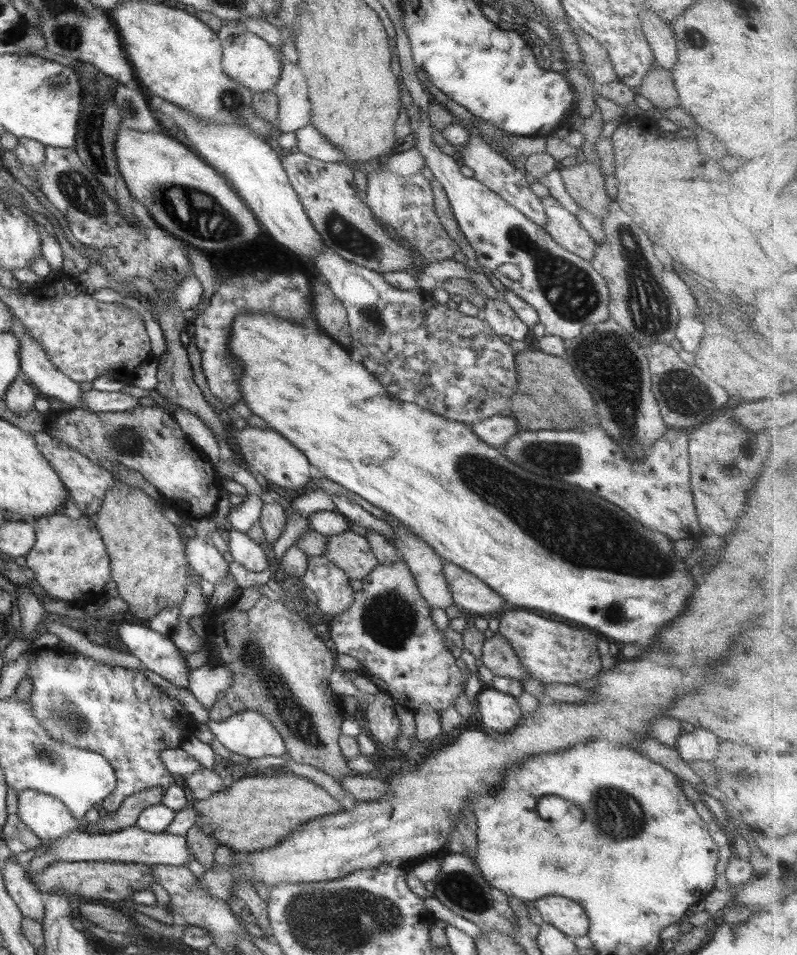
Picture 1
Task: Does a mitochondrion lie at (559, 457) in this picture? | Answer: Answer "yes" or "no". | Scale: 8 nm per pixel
yes

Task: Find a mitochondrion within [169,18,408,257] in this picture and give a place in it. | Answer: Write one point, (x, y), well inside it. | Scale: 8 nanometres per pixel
(232, 101)

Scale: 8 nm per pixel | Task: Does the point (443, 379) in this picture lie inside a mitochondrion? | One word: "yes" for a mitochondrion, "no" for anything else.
no

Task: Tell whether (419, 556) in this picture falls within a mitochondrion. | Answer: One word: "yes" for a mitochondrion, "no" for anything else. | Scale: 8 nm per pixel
no

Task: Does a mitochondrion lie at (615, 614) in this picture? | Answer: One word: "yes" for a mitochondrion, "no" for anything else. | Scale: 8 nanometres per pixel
yes

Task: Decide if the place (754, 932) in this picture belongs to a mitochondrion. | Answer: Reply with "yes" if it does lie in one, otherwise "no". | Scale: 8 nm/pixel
no

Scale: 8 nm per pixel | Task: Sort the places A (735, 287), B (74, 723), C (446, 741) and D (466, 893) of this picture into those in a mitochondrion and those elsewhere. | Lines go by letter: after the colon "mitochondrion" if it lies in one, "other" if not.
A: other
B: mitochondrion
C: other
D: mitochondrion

